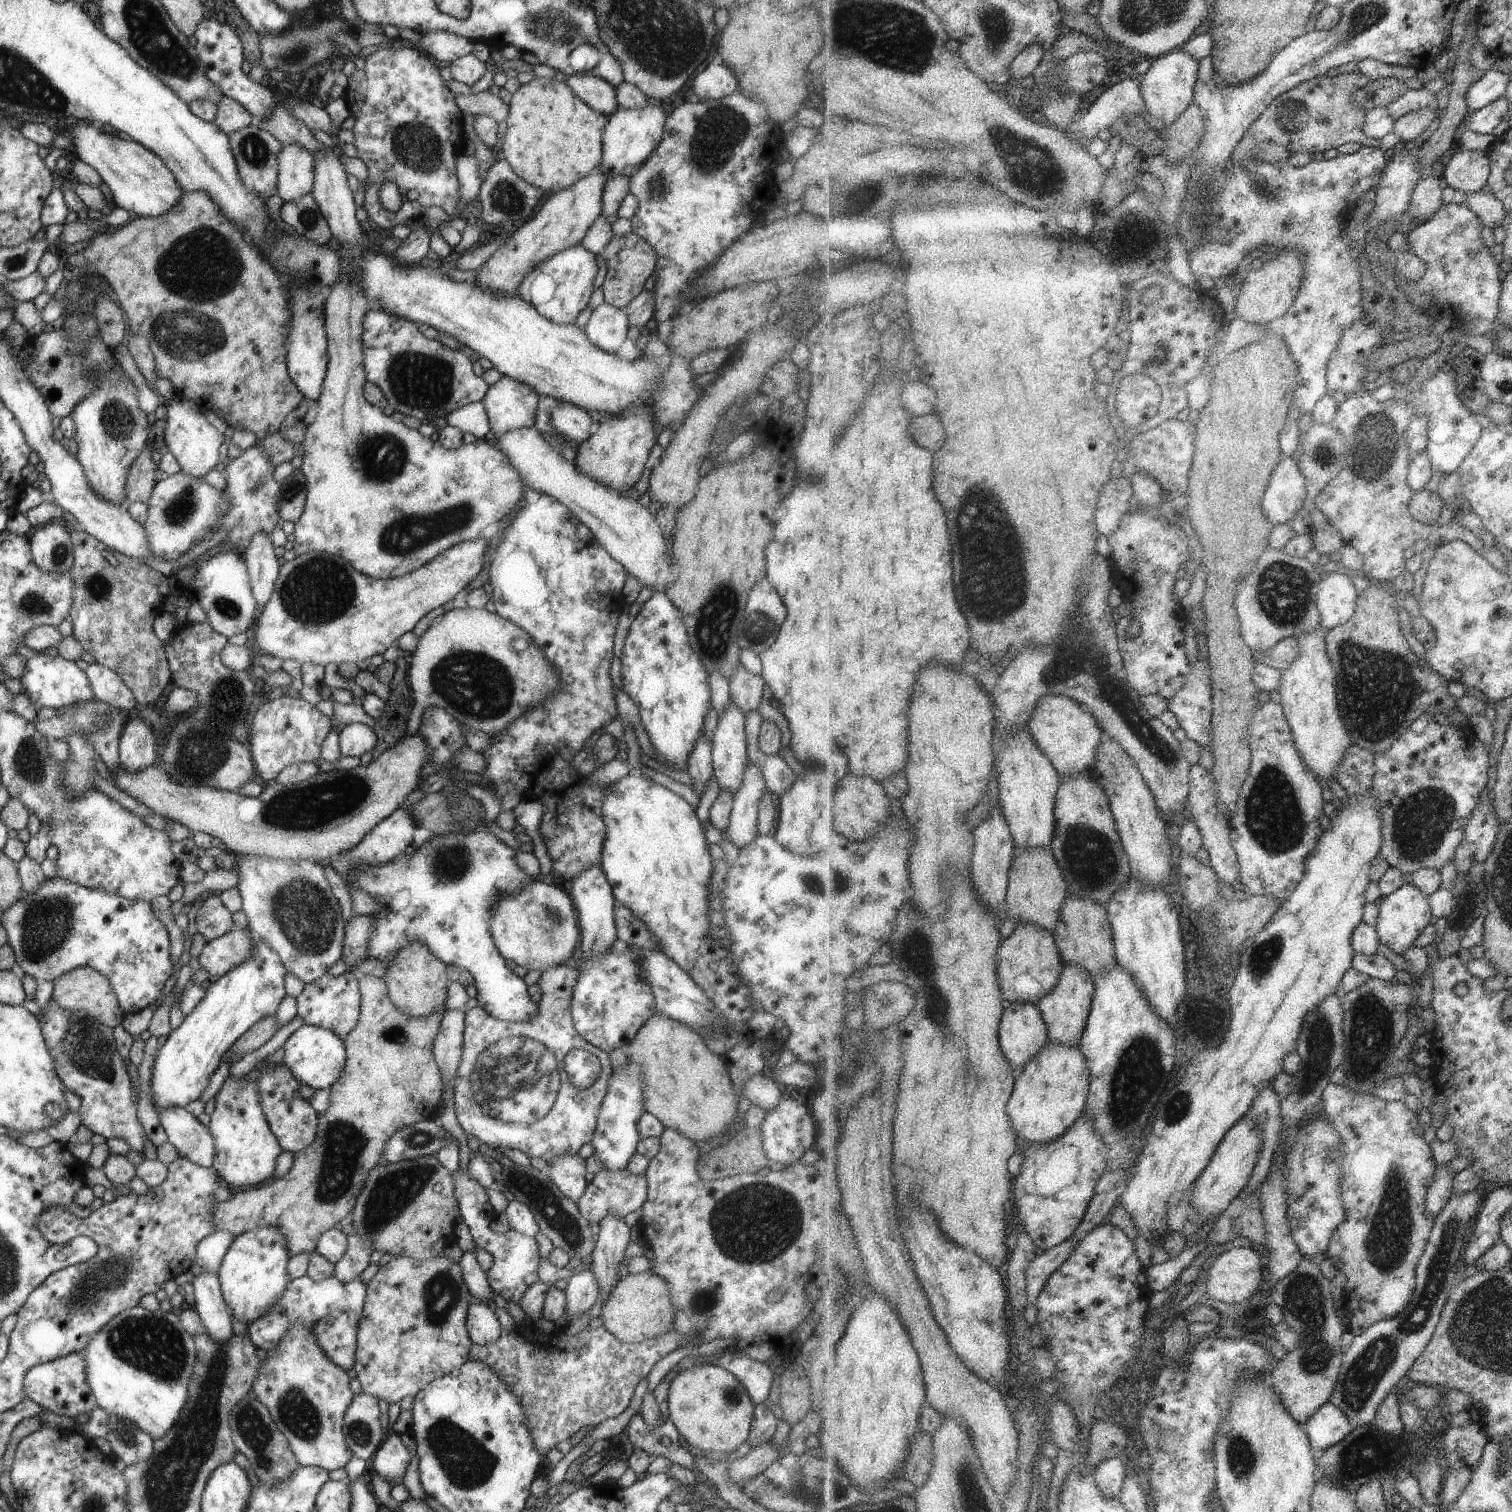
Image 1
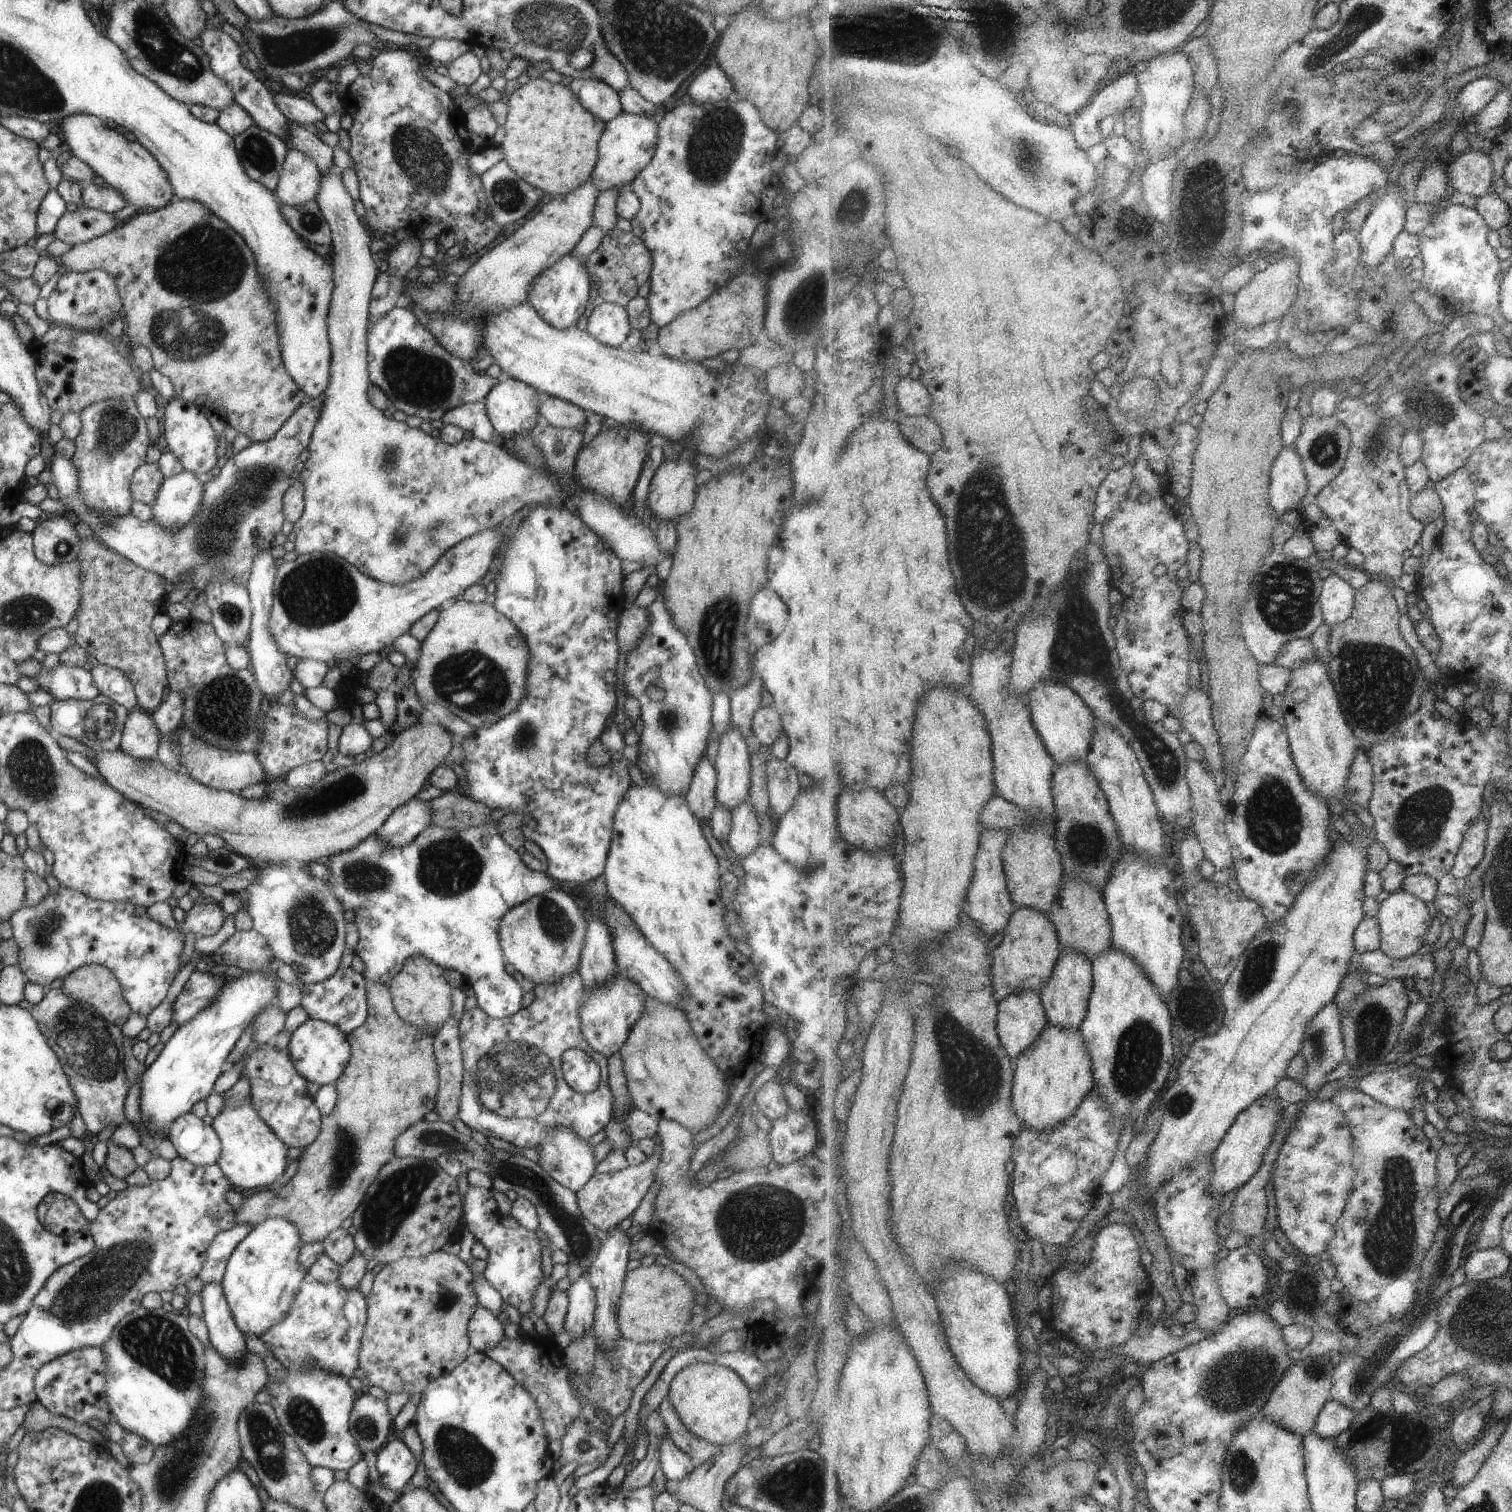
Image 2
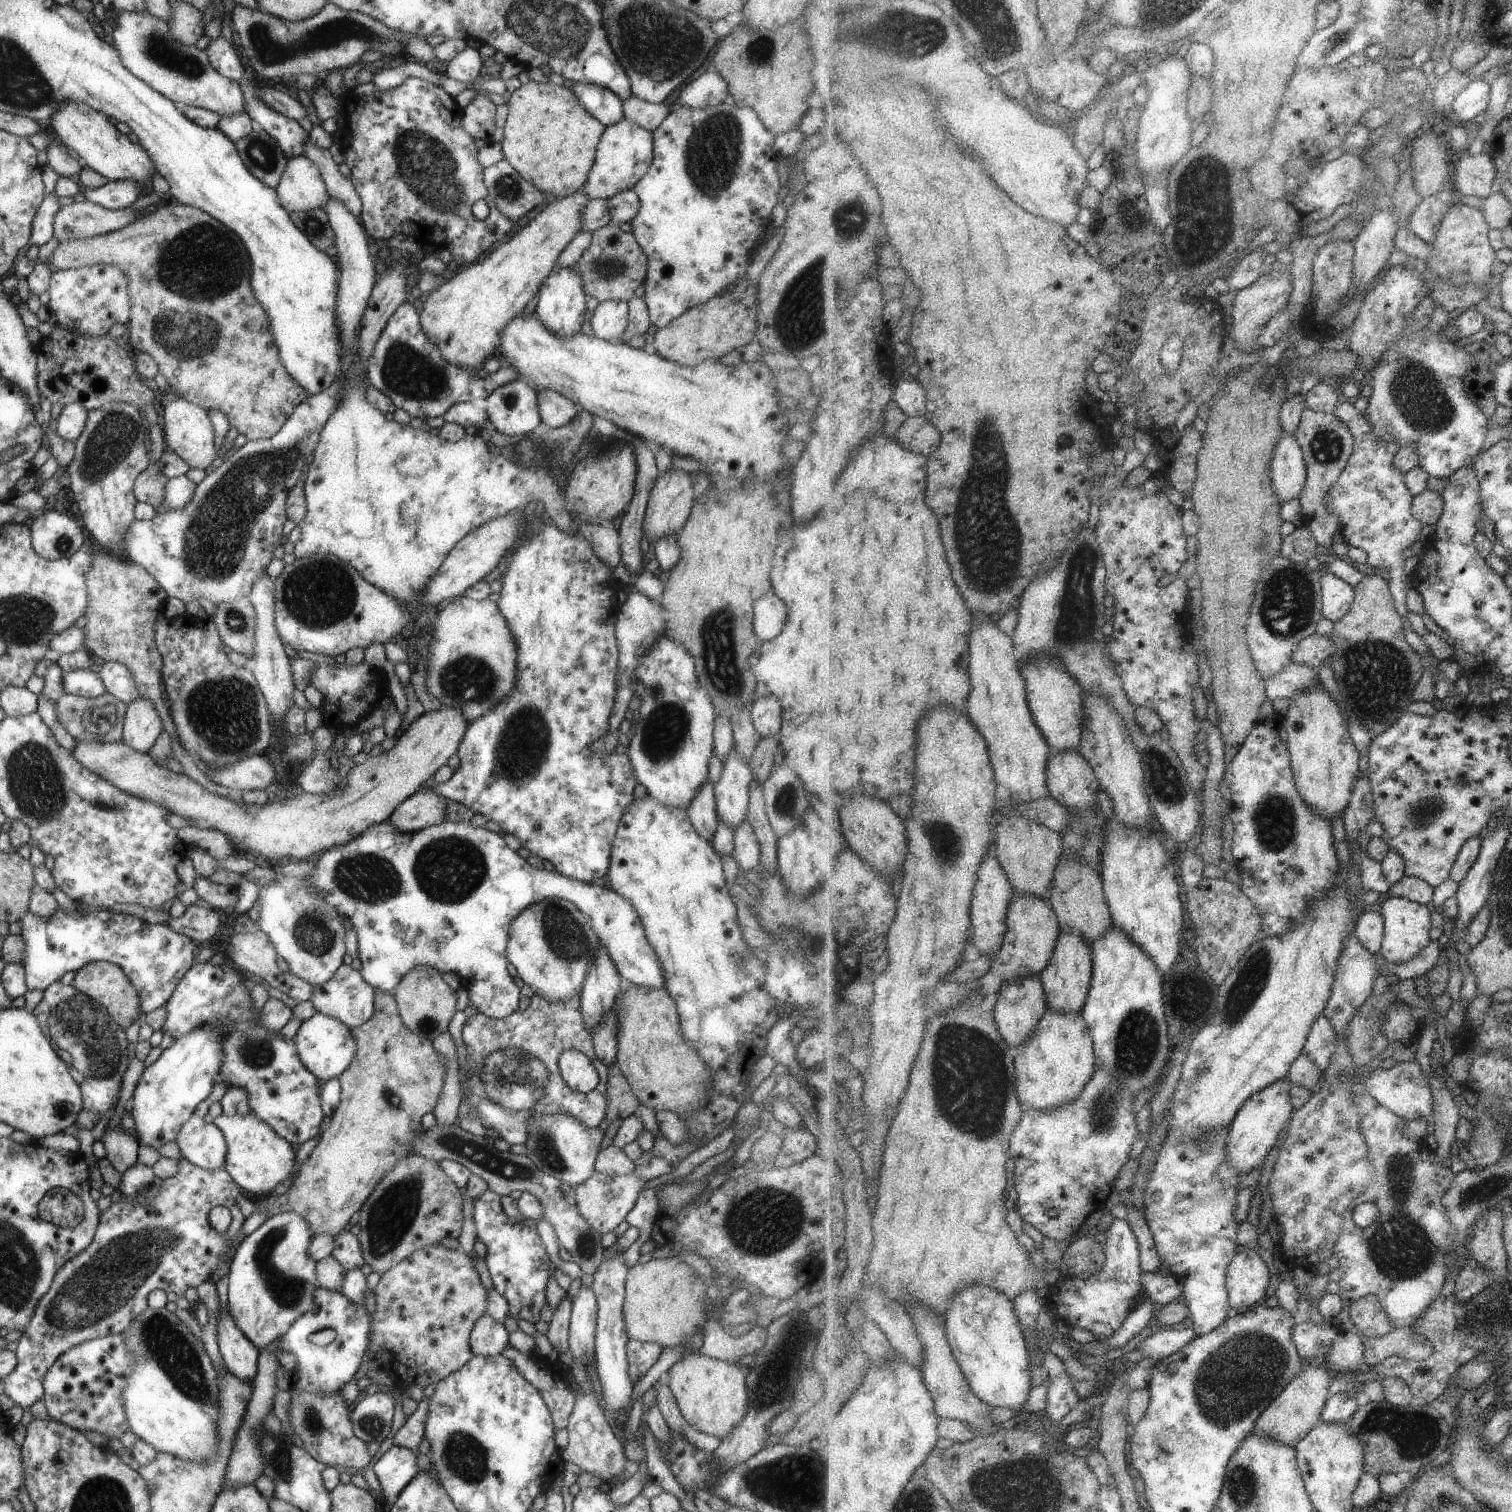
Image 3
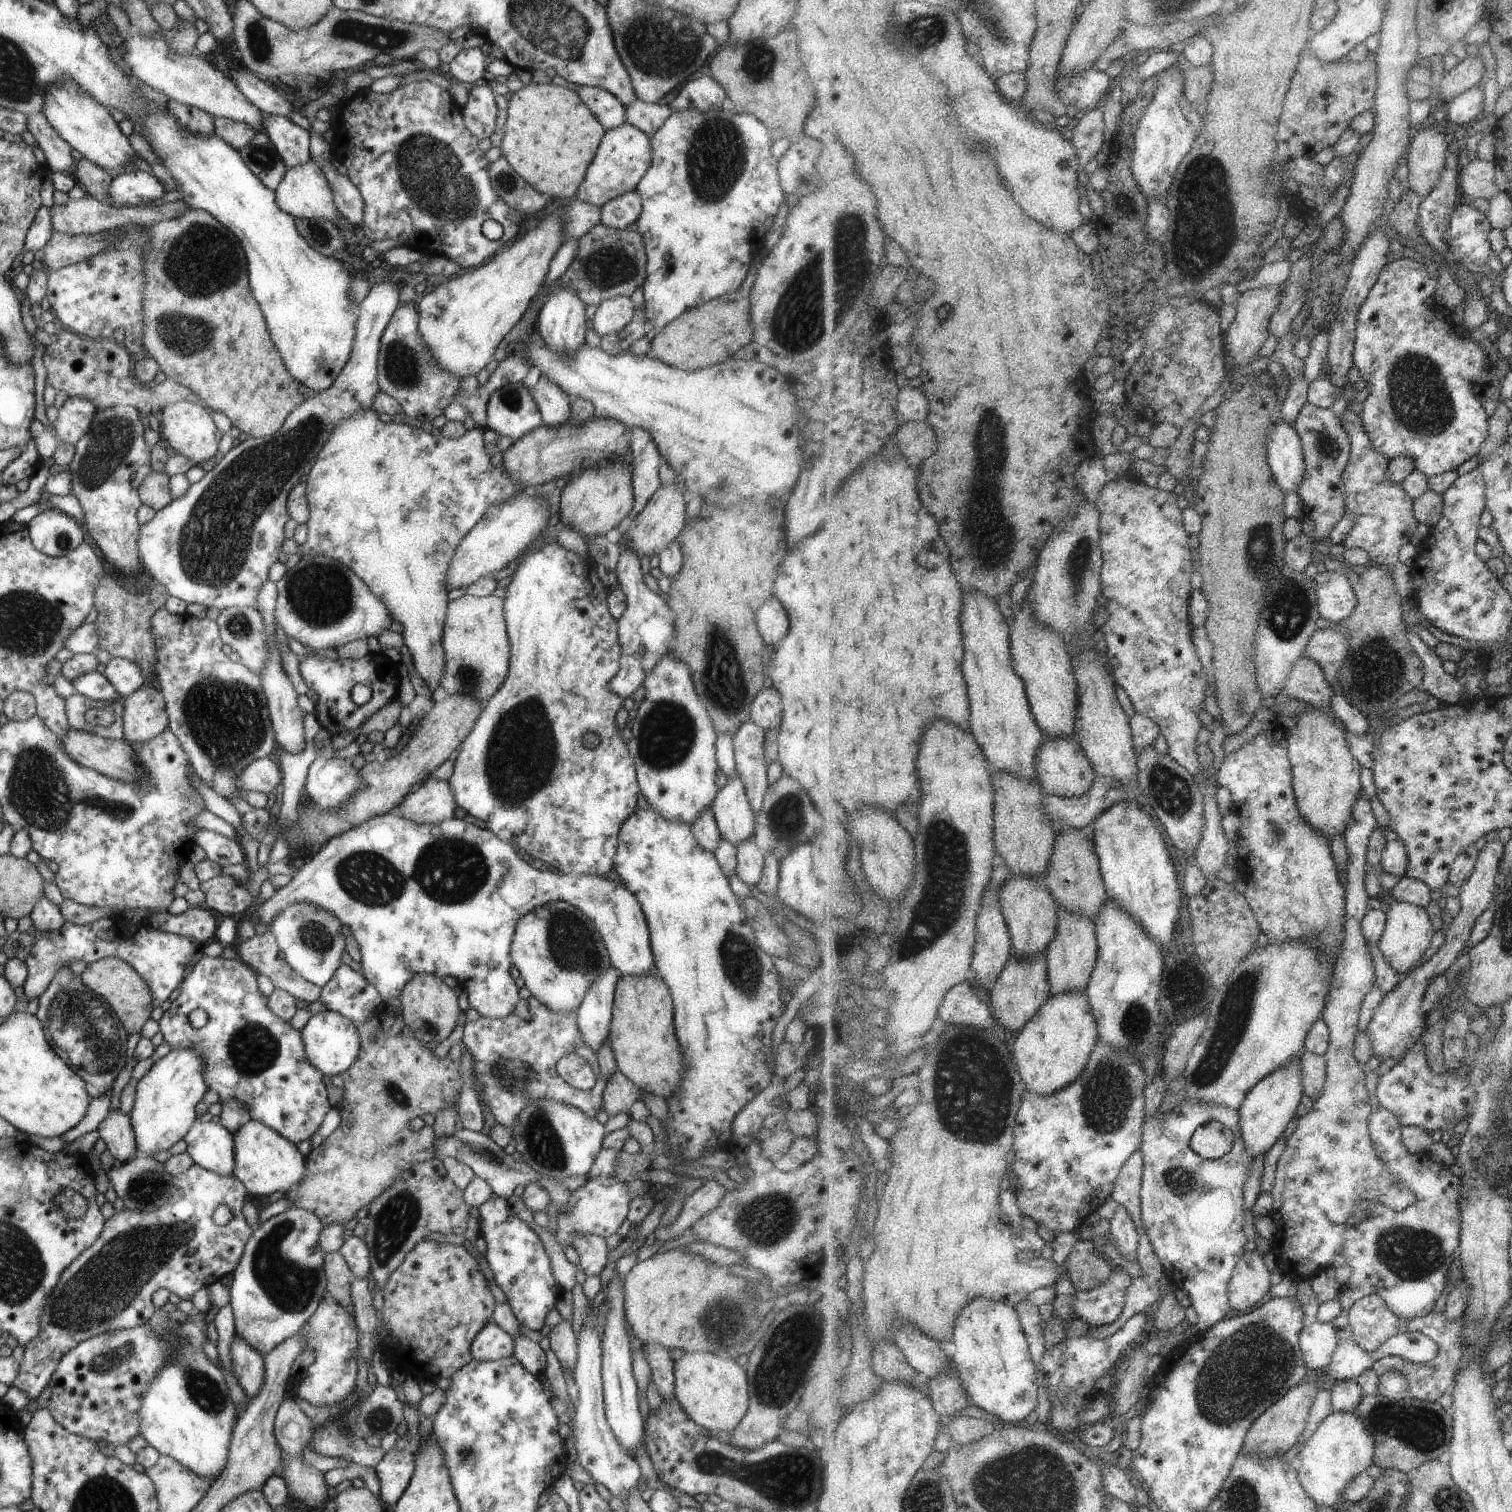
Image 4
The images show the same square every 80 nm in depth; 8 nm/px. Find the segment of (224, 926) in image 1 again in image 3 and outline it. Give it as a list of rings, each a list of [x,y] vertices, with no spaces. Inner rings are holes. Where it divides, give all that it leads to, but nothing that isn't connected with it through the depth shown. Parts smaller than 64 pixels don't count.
[[[194,903],[186,907],[181,916],[171,917],[162,925],[167,925],[172,931],[188,936],[198,947],[201,947],[216,934],[223,920],[221,913],[213,911],[207,905]]]

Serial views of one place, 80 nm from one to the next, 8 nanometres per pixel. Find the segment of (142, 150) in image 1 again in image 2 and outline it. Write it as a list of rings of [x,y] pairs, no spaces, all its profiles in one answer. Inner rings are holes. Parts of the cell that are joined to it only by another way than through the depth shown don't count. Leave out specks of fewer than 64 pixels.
[[[73,113],[61,119],[64,136],[63,147],[71,151],[73,157],[85,161],[95,175],[105,180],[123,195],[126,204],[138,208],[163,208],[171,198],[172,186],[162,171],[160,164],[137,141],[128,141],[113,128],[108,128],[100,118],[87,113]]]

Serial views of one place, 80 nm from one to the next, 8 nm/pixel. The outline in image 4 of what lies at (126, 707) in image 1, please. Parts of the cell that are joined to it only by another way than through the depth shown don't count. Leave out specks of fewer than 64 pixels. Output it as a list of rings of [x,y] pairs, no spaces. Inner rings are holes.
[[[113,657],[106,662],[104,677],[115,688],[119,699],[138,689],[144,682],[139,665],[135,661]]]

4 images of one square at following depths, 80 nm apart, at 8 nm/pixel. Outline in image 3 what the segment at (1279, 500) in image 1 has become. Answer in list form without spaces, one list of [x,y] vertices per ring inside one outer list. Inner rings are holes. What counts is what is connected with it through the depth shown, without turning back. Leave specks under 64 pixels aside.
[[[1283,431],[1274,448],[1272,458],[1272,478],[1274,491],[1283,502],[1300,498],[1308,477],[1304,452],[1296,436]]]

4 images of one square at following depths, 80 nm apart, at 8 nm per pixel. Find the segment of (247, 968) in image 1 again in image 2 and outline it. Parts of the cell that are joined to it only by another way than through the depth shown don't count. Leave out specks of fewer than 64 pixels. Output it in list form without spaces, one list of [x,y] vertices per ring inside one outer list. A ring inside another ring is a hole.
[[[271,958],[265,971],[245,971],[243,976],[224,982],[210,1005],[177,1027],[158,1056],[144,1068],[138,1081],[138,1107],[150,1136],[154,1131],[162,1131],[162,1136],[167,1137],[168,1127],[179,1115],[187,1113],[193,1103],[209,1096],[213,1082],[221,1073],[221,1064],[243,1029],[255,1014],[257,1016],[263,1007],[276,1000],[276,964]]]

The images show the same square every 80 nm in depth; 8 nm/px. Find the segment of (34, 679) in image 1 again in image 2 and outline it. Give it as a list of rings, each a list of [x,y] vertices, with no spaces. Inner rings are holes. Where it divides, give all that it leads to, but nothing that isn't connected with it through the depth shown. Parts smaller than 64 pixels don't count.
[[[58,662],[53,670],[46,670],[41,664],[41,672],[34,676],[37,687],[44,688],[53,697],[51,701],[61,699],[81,699],[89,700],[98,695],[97,687],[93,682],[91,673],[85,671],[82,667],[74,667]]]

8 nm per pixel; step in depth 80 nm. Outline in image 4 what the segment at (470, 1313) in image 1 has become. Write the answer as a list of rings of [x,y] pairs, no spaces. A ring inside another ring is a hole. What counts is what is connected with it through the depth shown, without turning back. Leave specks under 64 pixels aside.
[[[487,1322],[470,1344],[470,1355],[478,1361],[494,1361],[512,1355],[514,1338],[496,1324]]]

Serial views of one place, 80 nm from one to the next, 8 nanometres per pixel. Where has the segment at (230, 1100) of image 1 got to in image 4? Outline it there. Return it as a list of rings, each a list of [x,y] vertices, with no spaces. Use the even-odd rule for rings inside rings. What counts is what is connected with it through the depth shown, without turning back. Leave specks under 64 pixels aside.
[[[249,1119],[233,1134],[234,1168],[233,1176],[241,1181],[249,1198],[269,1196],[272,1192],[287,1192],[296,1187],[305,1174],[305,1156],[301,1155],[295,1145],[284,1139],[275,1130]]]

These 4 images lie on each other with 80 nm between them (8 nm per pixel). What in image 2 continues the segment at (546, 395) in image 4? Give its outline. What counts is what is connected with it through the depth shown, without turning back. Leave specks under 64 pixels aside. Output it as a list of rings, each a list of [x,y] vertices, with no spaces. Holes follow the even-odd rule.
[[[548,396],[544,401],[540,401],[538,414],[555,428],[569,427],[581,429],[583,432],[585,426],[584,410],[557,397]]]

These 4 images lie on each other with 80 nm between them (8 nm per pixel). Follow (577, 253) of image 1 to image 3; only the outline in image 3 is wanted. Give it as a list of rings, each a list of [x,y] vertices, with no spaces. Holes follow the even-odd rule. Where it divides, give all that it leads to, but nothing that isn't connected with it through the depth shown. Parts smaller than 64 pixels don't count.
[[[572,266],[551,269],[535,295],[538,300],[534,313],[535,318],[539,319],[539,322],[547,330],[565,339],[572,337],[575,333],[581,333],[580,330],[585,320],[583,314],[585,314],[587,298],[583,288],[583,280],[581,280],[579,272],[576,273],[572,269]]]

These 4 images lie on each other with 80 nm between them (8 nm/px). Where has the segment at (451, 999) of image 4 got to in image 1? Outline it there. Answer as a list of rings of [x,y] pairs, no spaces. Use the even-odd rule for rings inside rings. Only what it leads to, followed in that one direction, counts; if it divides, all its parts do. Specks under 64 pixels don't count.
[[[404,939],[402,948],[392,957],[392,963],[383,975],[387,994],[395,1008],[411,1018],[426,1017],[441,1009],[446,1001],[449,983],[445,968],[447,965],[437,960],[424,944]]]

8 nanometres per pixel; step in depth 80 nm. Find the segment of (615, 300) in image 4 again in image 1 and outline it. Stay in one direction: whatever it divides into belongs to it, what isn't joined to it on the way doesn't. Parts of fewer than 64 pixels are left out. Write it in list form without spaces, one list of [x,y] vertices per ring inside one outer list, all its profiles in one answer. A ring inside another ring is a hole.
[[[603,302],[592,309],[581,330],[596,348],[606,353],[614,353],[627,336],[627,325],[624,310]]]

